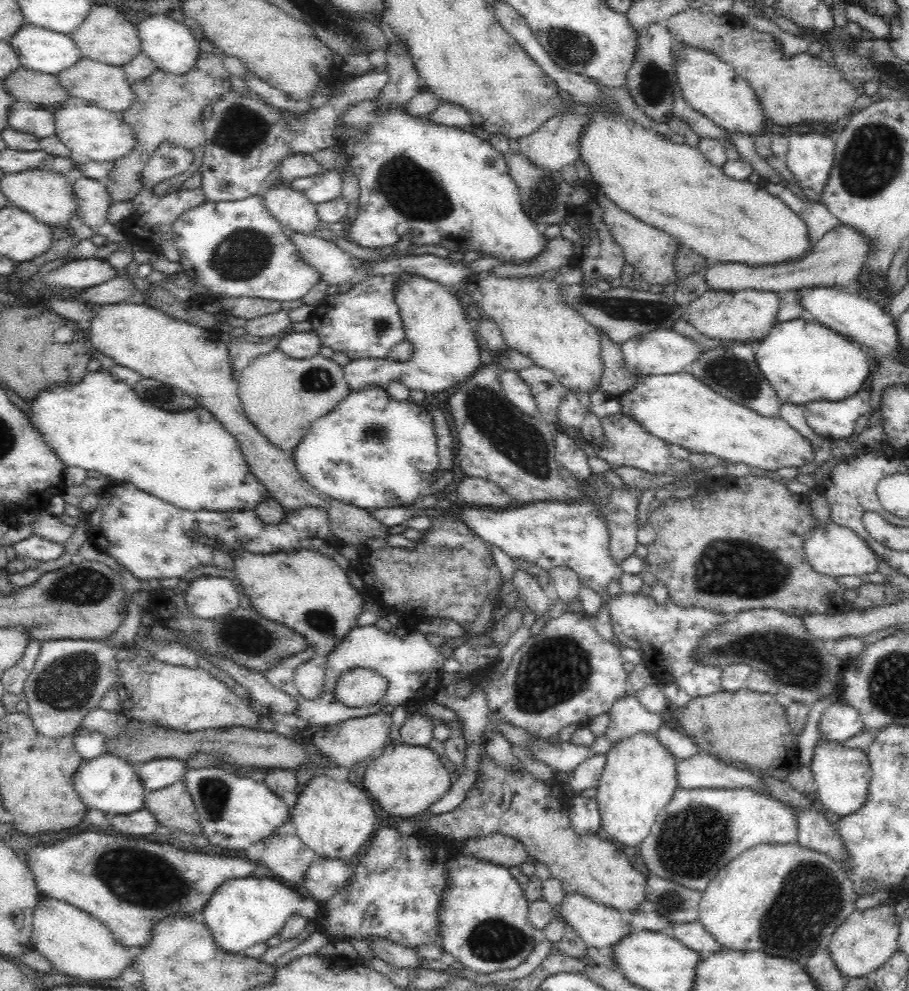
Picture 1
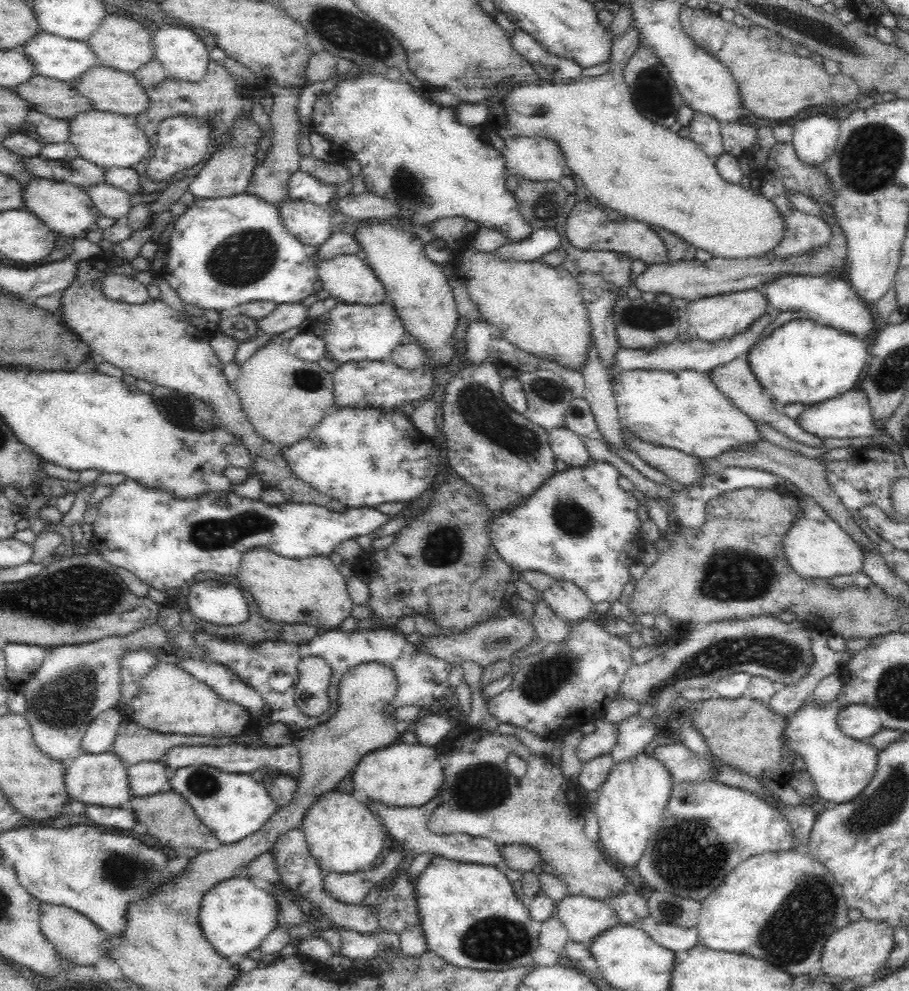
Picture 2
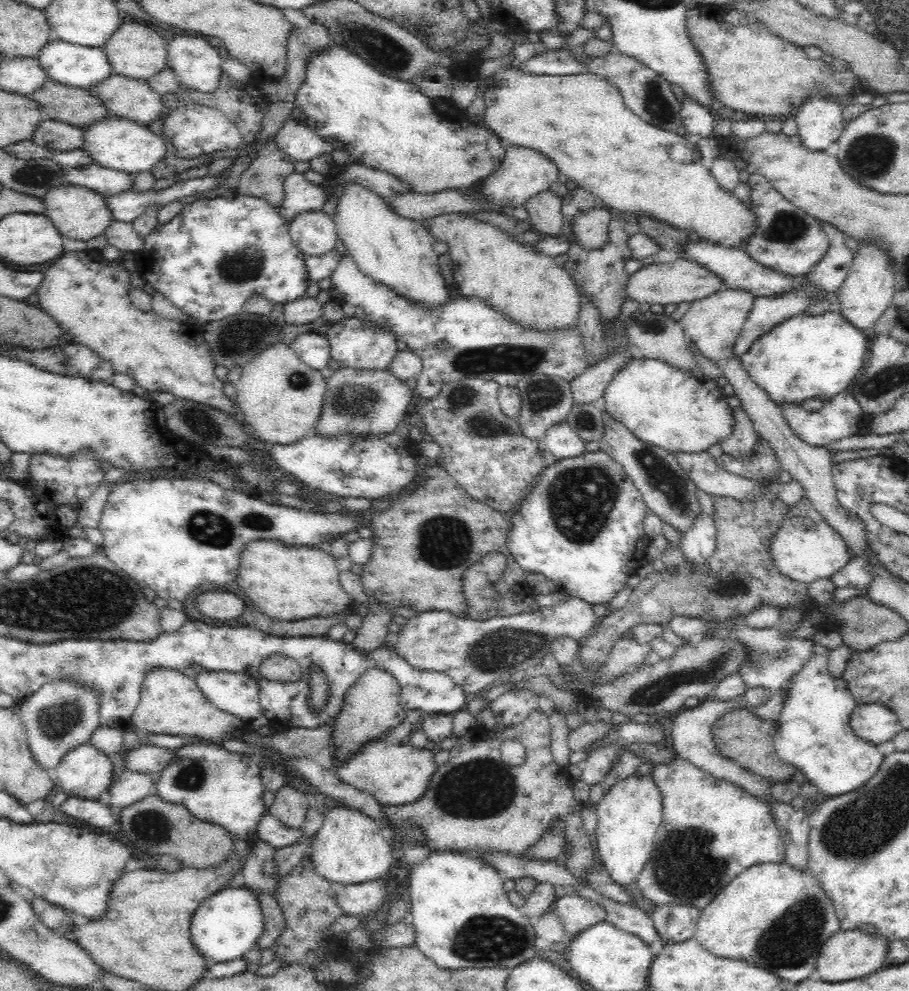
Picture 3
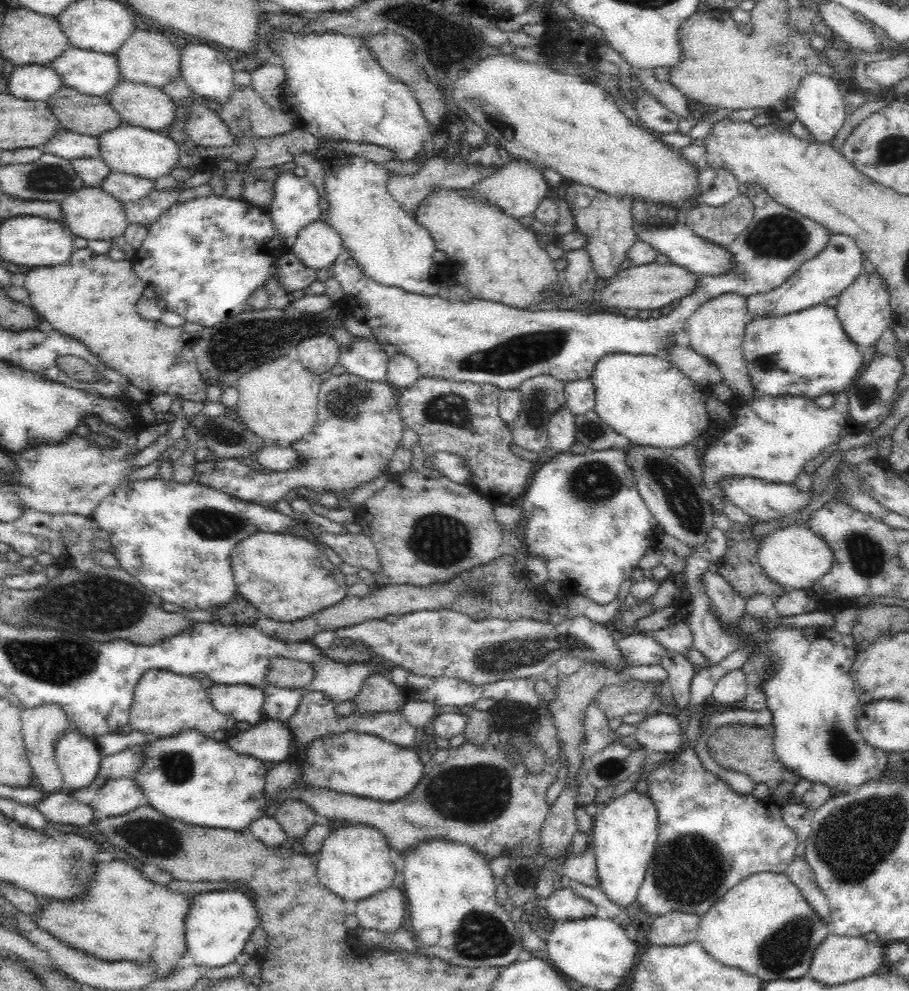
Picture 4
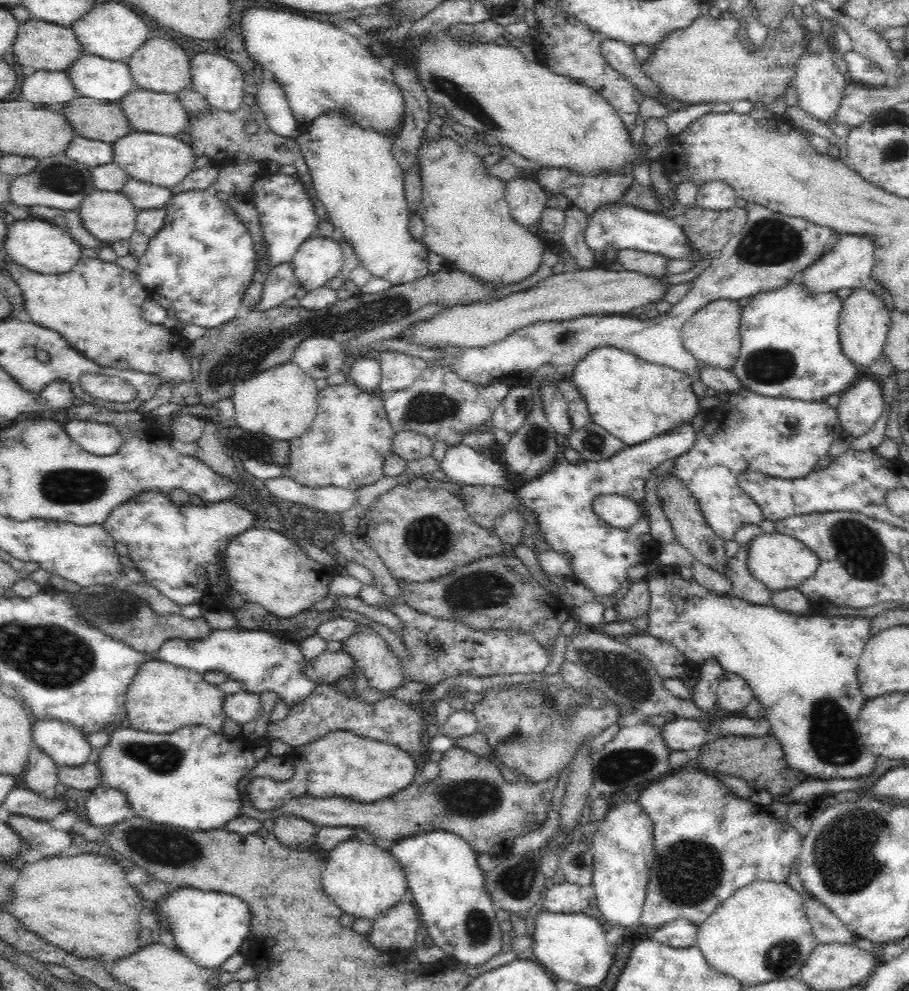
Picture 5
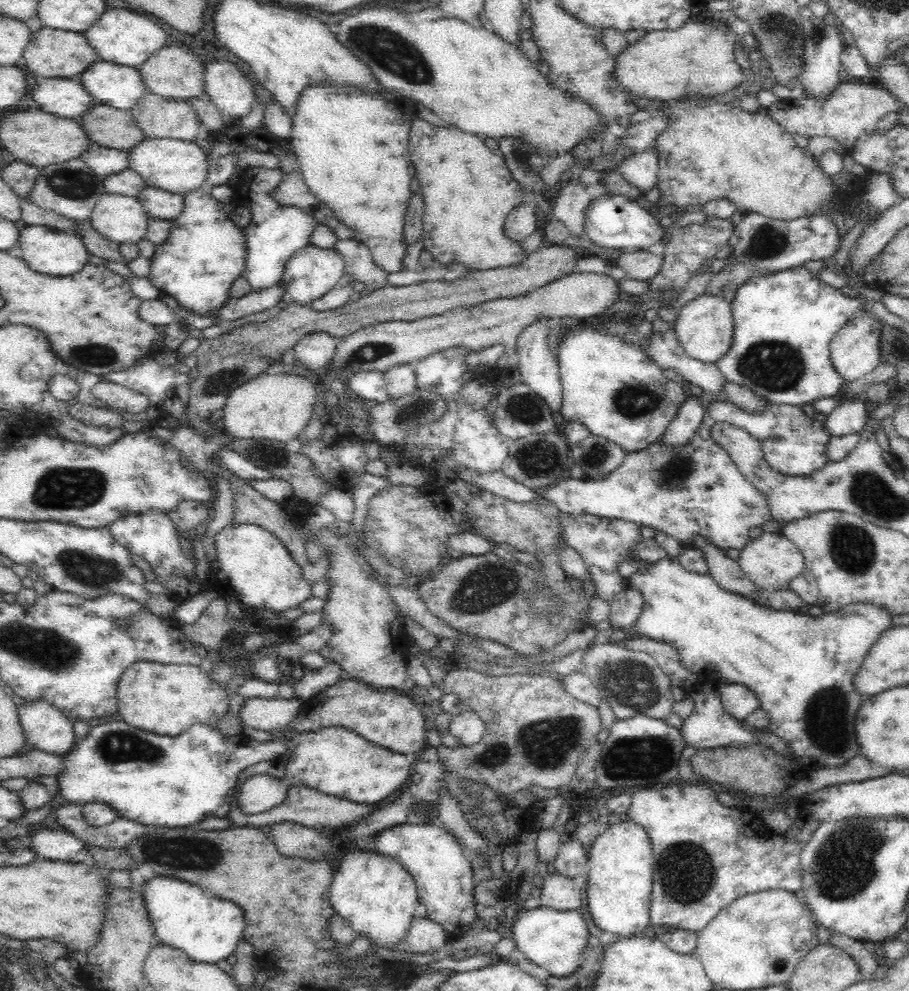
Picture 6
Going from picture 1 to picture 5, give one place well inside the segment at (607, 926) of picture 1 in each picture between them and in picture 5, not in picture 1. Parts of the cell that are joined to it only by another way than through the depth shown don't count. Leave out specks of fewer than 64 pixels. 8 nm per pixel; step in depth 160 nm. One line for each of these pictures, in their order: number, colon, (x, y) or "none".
2: (584, 917)
3: (576, 913)
4: (564, 904)
5: (565, 898)

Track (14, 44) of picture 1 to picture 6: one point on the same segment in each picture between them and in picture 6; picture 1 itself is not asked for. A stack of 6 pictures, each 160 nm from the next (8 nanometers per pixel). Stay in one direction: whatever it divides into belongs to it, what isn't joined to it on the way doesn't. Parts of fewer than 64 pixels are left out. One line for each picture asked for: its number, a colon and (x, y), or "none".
2: (55, 57)
3: (84, 67)
4: (92, 73)
5: (94, 77)
6: (121, 87)

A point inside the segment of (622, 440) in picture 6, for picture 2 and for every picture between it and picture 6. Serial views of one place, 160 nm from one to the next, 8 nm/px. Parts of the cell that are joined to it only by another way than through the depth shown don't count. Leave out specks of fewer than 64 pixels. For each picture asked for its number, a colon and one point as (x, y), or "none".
2: (684, 410)
3: (680, 411)
4: (647, 399)
5: (634, 400)

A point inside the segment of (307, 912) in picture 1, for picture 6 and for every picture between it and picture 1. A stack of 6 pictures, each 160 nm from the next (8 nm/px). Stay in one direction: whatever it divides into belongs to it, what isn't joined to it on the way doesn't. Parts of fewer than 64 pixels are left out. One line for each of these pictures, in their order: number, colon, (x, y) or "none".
2: (235, 916)
3: (227, 924)
4: (218, 924)
5: (208, 927)
6: (206, 929)

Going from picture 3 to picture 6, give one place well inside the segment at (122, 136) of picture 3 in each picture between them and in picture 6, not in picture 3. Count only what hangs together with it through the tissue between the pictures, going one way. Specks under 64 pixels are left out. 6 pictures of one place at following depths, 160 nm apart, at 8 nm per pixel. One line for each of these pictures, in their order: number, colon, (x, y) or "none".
4: (137, 151)
5: (165, 161)
6: (172, 165)

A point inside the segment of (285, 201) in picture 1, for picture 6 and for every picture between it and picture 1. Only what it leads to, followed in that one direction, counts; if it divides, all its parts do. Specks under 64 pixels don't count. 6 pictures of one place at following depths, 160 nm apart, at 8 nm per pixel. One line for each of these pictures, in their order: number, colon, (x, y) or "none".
2: (310, 224)
3: (314, 233)
4: (317, 245)
5: (319, 259)
6: (310, 272)

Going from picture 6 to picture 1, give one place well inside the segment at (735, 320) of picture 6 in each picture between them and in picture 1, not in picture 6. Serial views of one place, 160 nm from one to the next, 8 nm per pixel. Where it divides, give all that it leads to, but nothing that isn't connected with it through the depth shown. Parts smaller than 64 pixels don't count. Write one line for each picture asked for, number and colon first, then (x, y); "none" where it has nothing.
1: (804, 361)
2: (804, 361)
3: (806, 356)
4: (806, 354)
5: (790, 349)

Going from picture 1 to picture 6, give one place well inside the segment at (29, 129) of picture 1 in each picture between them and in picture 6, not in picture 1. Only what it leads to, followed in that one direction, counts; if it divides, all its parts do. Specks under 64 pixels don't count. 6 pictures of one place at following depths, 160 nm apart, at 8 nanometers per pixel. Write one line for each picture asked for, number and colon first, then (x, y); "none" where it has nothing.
2: (47, 130)
3: (53, 135)
4: (66, 144)
5: (92, 153)
6: (105, 161)

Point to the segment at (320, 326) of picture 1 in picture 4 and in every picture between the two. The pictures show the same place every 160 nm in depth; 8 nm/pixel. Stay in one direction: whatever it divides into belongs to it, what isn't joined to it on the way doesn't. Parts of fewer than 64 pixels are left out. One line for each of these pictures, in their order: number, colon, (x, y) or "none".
2: (353, 332)
3: (354, 344)
4: (365, 358)

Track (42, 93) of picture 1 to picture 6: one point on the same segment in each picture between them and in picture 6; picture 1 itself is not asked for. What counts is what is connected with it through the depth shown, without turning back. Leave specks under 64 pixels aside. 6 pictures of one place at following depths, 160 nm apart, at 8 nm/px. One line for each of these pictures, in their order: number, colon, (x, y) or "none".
2: (55, 98)
3: (74, 106)
4: (86, 115)
5: (92, 119)
6: (110, 127)

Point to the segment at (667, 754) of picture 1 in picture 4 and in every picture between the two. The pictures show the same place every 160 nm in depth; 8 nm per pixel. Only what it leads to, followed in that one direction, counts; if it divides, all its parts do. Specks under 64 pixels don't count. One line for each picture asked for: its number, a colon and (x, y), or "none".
2: (631, 801)
3: (628, 817)
4: (624, 833)

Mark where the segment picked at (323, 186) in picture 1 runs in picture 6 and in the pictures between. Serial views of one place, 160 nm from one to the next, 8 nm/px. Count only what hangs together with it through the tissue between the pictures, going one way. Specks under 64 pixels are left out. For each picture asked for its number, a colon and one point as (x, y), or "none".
2: (302, 186)
3: (300, 195)
4: (295, 202)
5: (287, 219)
6: (275, 232)

